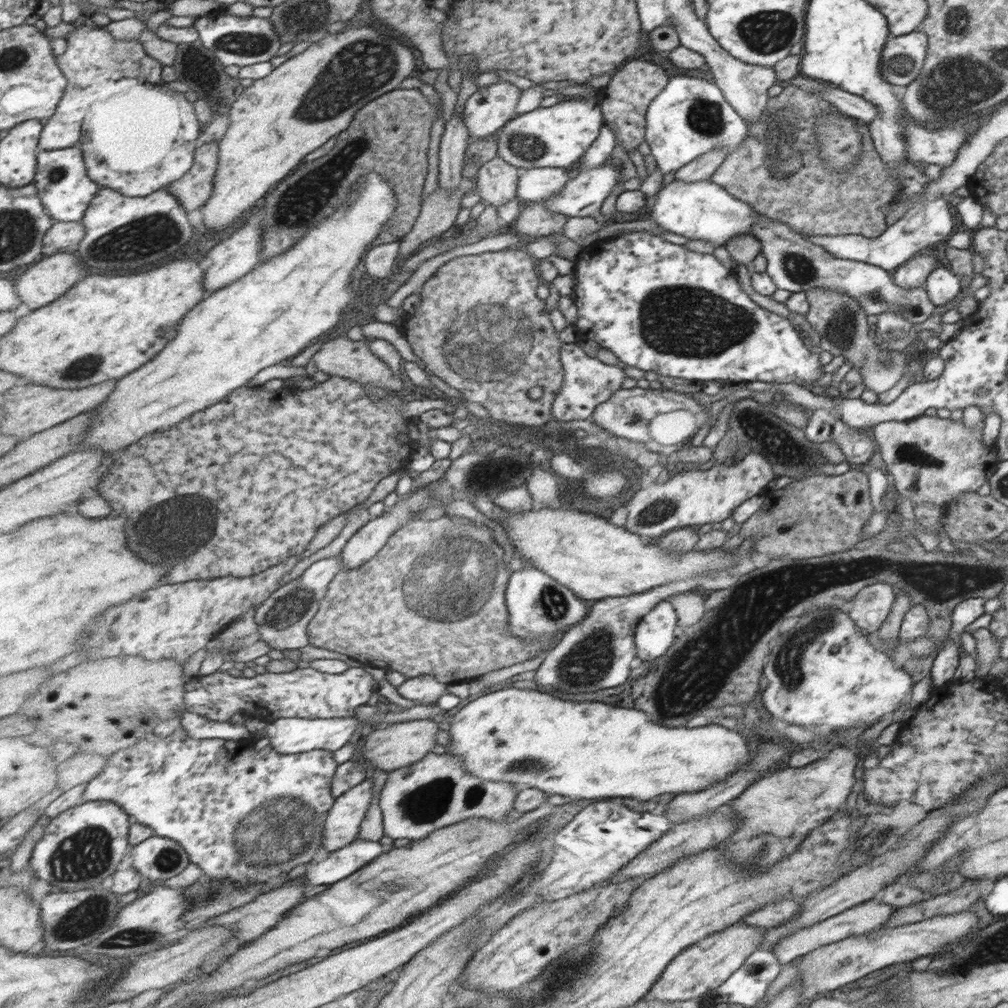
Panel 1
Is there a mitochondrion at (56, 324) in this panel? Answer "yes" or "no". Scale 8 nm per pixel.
no

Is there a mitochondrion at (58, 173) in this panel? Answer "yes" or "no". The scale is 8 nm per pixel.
yes

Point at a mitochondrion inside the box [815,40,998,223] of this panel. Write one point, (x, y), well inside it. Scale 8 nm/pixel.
(901, 64)

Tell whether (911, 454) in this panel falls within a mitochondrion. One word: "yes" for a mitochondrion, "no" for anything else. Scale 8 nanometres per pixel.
yes

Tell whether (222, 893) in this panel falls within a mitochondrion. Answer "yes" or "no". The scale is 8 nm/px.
yes

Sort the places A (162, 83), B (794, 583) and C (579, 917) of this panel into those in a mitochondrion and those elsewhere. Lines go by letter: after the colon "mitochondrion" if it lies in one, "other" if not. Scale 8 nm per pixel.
A: other
B: mitochondrion
C: mitochondrion

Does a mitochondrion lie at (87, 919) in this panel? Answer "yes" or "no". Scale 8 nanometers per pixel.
yes

